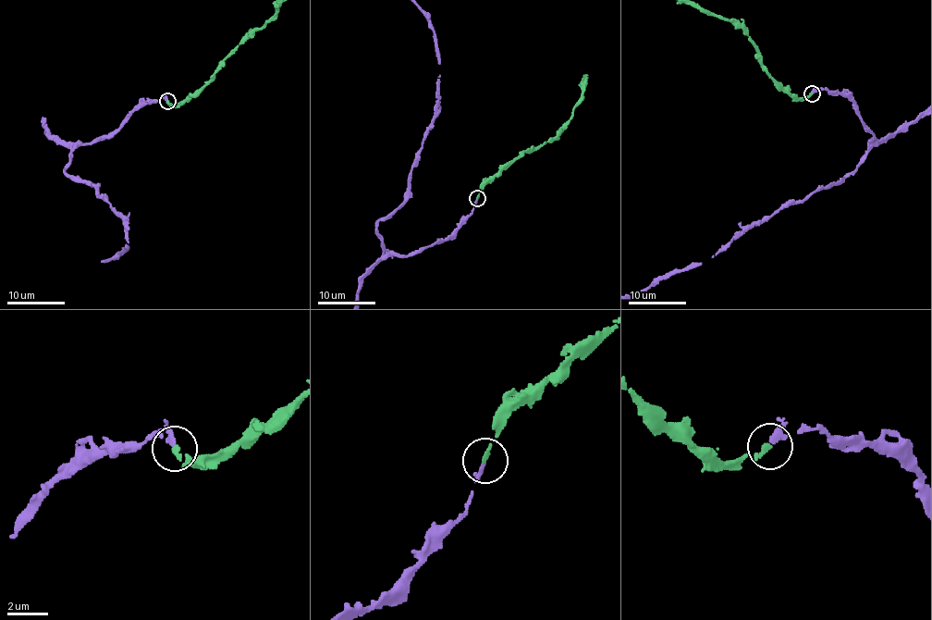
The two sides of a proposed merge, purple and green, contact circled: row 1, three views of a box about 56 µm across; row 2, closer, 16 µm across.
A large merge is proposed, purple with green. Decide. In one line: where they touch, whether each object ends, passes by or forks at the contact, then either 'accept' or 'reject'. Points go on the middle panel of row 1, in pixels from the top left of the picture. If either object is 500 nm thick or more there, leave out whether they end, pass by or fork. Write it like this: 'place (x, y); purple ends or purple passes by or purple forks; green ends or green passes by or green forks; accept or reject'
place (477, 198); purple passes by; green ends; accept

